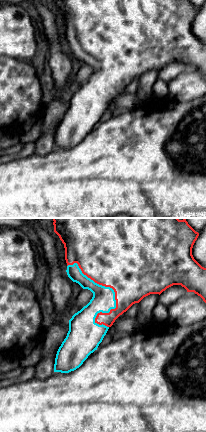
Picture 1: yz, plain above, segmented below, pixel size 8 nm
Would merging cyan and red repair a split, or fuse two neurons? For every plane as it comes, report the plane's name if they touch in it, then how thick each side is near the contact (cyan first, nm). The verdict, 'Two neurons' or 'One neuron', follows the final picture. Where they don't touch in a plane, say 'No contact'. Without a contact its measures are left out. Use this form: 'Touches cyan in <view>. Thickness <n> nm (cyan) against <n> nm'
Touches cyan in yz. Thickness 190 nm (cyan) against 480 nm

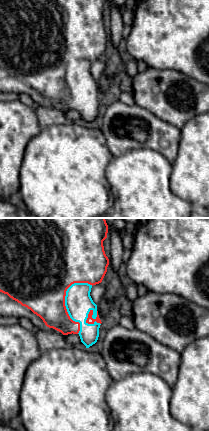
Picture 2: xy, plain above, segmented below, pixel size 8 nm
Touches cyan in xy. Thickness 220 nm (cyan) against 420 nm

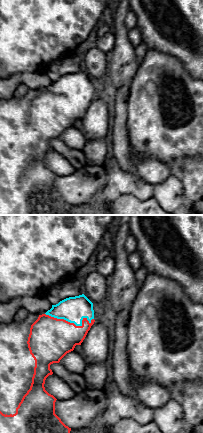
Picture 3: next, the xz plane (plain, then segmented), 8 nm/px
Touches cyan in xz. Thickness 200 nm (cyan) against 340 nm

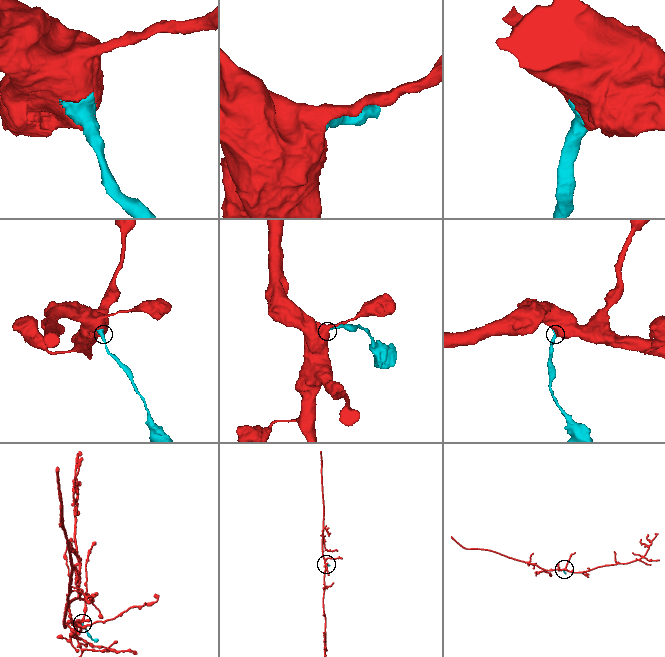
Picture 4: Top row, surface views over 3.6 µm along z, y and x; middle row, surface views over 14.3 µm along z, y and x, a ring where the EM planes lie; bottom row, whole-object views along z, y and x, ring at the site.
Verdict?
One neuron

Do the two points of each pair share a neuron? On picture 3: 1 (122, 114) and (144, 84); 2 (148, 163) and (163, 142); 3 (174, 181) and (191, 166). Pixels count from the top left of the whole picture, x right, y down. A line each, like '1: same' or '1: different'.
1: different
2: different
3: different

